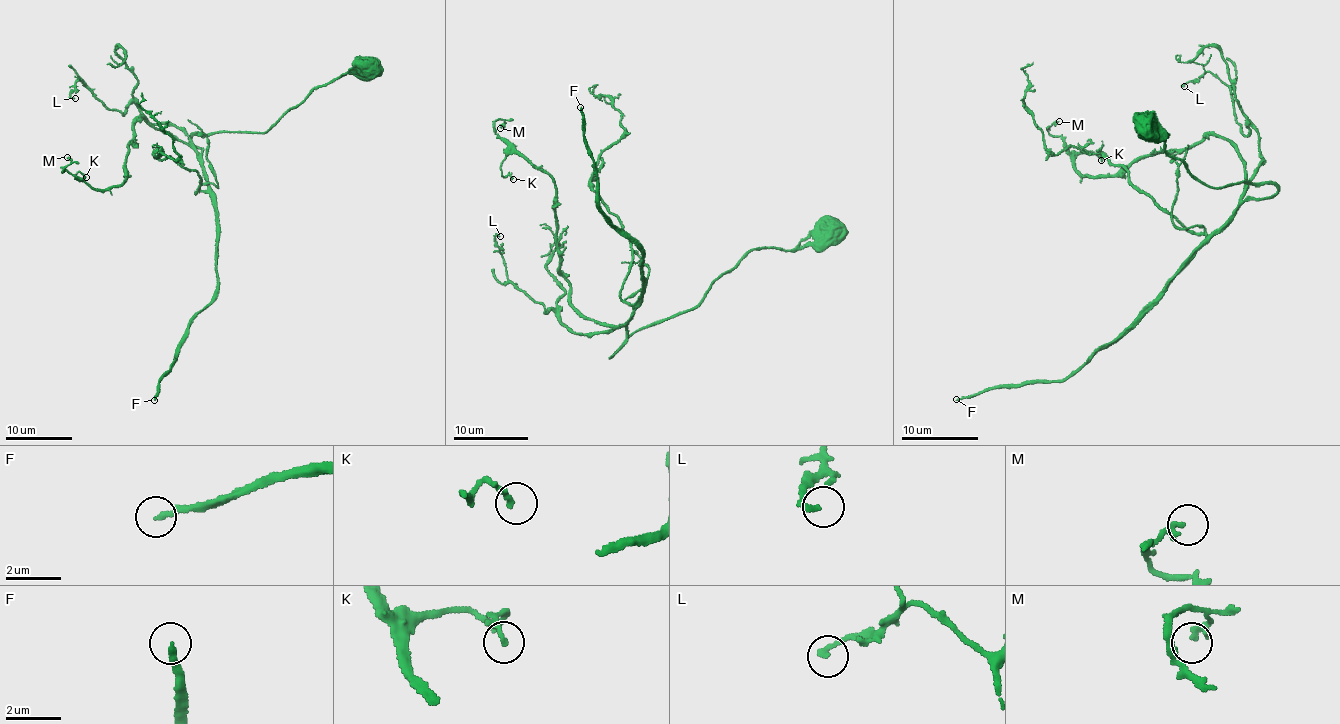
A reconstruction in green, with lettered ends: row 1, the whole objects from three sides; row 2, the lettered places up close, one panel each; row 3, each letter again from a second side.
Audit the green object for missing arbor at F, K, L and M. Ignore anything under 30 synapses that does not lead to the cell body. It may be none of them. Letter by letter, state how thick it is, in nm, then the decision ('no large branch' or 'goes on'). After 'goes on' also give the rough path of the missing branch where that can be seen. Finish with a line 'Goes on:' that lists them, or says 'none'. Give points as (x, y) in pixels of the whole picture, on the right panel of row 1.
F: 220 nm | goes on
K: 190 nm | no large branch
L: 190 nm | no large branch
M: 240 nm | no large branch
Goes on: F

